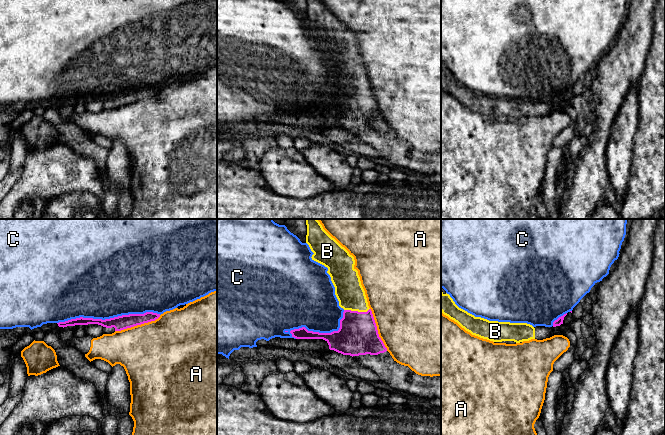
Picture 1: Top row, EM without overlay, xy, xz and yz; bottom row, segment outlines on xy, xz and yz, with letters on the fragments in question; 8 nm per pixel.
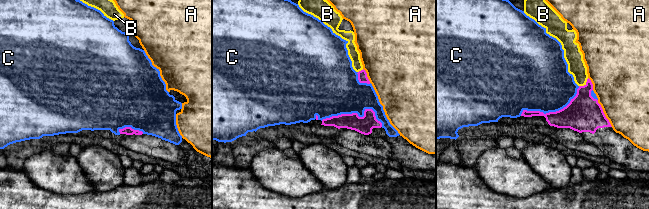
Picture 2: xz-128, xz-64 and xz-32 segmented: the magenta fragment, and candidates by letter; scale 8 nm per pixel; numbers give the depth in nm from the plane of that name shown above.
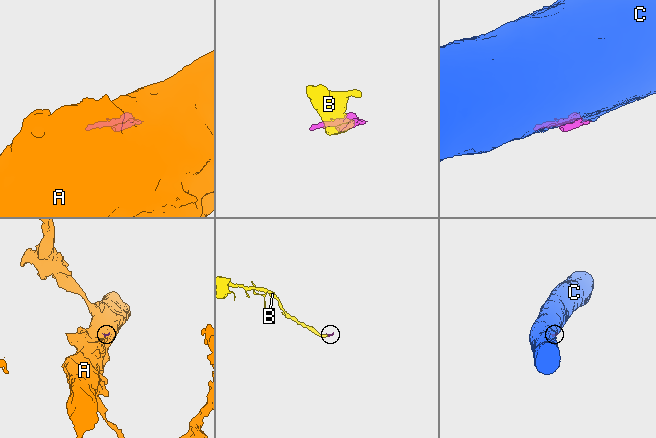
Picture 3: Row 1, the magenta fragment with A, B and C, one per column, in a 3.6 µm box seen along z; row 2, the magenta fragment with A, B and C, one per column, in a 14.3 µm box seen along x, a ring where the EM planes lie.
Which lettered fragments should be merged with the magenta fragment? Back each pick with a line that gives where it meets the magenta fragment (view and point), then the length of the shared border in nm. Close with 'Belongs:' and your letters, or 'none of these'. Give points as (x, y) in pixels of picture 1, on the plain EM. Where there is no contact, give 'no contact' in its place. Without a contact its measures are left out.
B: meets magenta in xz at (356, 87); contact 200 nm long
Belongs: B

